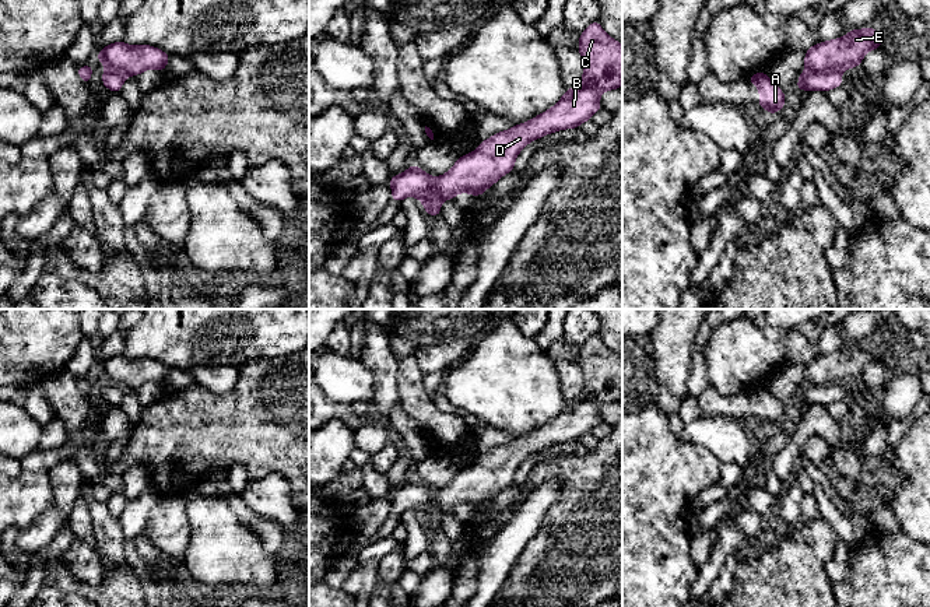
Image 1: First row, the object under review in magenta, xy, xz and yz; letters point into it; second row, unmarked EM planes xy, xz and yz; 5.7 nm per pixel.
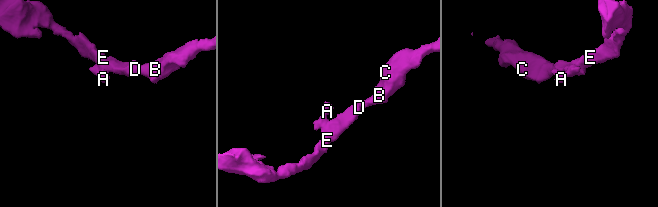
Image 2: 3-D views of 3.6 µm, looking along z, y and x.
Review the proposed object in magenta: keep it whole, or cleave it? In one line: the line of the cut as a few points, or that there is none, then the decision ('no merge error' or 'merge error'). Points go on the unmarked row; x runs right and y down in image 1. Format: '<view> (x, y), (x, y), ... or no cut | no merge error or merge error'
yz (806, 381), (814, 385), (842, 383) | merge error

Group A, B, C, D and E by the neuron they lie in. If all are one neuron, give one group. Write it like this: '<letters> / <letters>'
A / B C D E

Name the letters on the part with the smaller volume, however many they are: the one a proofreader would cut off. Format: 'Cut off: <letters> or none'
Cut off: A

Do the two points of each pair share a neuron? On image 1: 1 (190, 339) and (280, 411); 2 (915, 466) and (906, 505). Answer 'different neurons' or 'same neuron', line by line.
1: different neurons
2: same neuron

